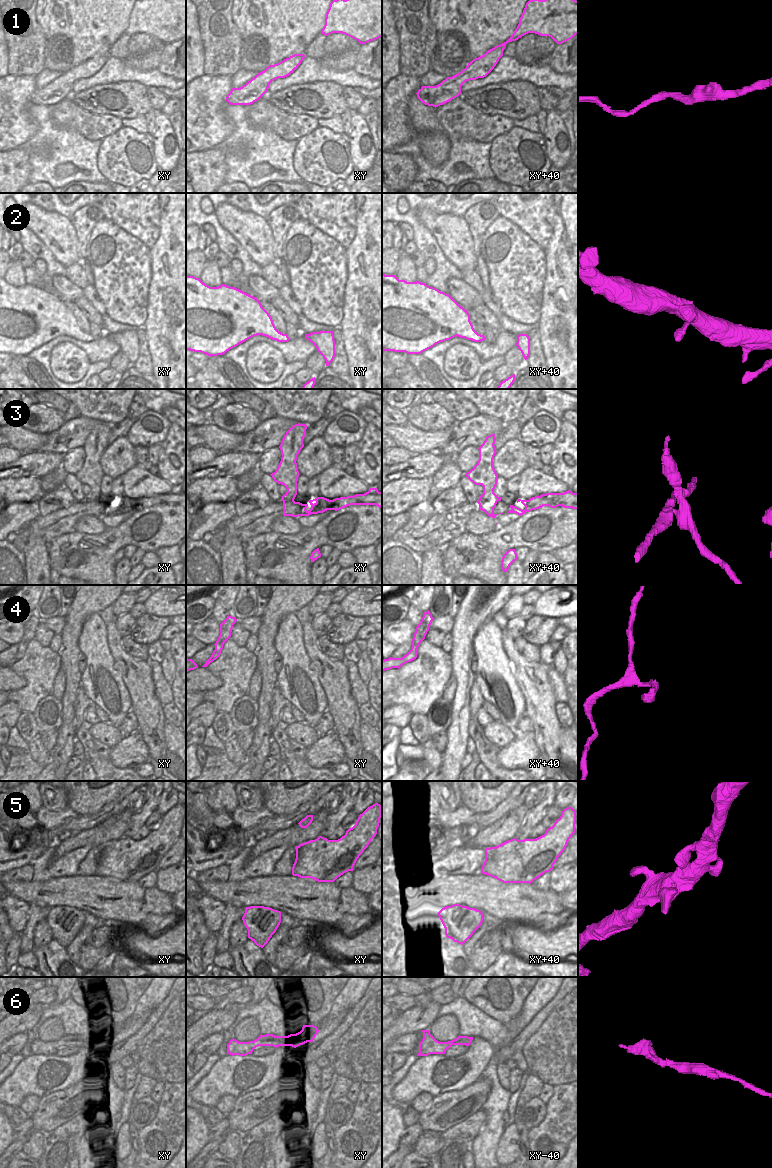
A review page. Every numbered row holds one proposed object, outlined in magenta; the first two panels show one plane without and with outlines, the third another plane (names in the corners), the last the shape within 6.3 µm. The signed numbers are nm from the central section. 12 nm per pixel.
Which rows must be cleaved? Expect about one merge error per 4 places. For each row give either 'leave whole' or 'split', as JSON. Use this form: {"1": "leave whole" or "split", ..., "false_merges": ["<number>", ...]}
{"1": "leave whole", "2": "leave whole", "3": "split", "4": "leave whole", "5": "leave whole", "6": "leave whole", "false_merges": ["3"]}

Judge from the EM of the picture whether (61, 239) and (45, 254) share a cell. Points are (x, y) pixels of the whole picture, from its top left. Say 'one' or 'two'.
two

